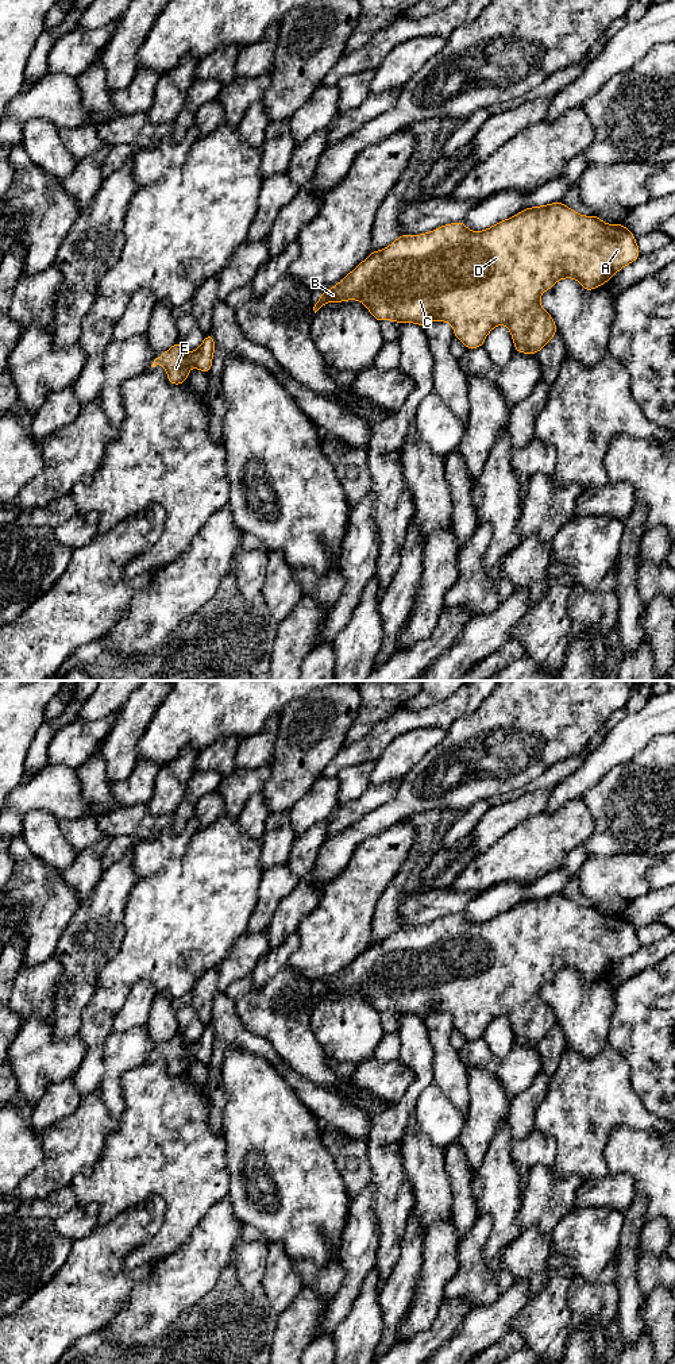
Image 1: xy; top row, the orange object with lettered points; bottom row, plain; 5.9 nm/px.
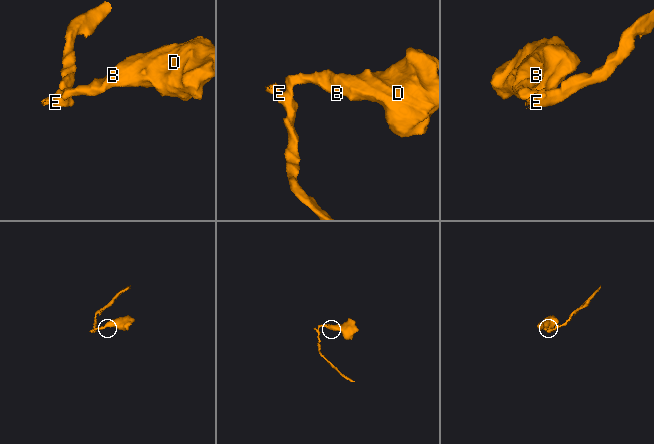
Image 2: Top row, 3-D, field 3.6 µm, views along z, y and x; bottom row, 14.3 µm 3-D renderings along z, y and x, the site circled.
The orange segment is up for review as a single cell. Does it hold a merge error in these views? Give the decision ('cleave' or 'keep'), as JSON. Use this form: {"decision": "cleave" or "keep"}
{"decision": "keep"}

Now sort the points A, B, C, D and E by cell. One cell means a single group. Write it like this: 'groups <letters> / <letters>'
groups A B C D E

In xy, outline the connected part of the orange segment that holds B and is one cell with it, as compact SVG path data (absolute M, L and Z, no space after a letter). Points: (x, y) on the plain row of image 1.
M556 893L528 898L485 922L470 922L463 913L459 913L421 926L402 925L386 940L371 943L339 975L320 985L313 1002L316 1005L331 993L359 991L378 1013L406 1013L421 1018L432 1012L447 1013L452 1017L455 1029L468 1041L482 1039L487 1025L504 1016L510 1022L516 1043L537 1045L556 1026L552 1007L540 995L540 987L545 982L559 971L574 970L590 983L610 972L618 962L640 947L634 926L621 914L606 916L599 908L579 906L562 893Z

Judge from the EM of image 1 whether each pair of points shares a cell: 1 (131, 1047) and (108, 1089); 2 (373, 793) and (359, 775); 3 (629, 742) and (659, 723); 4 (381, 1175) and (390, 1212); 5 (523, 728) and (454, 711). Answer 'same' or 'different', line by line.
1: same
2: different
3: same
4: same
5: different

